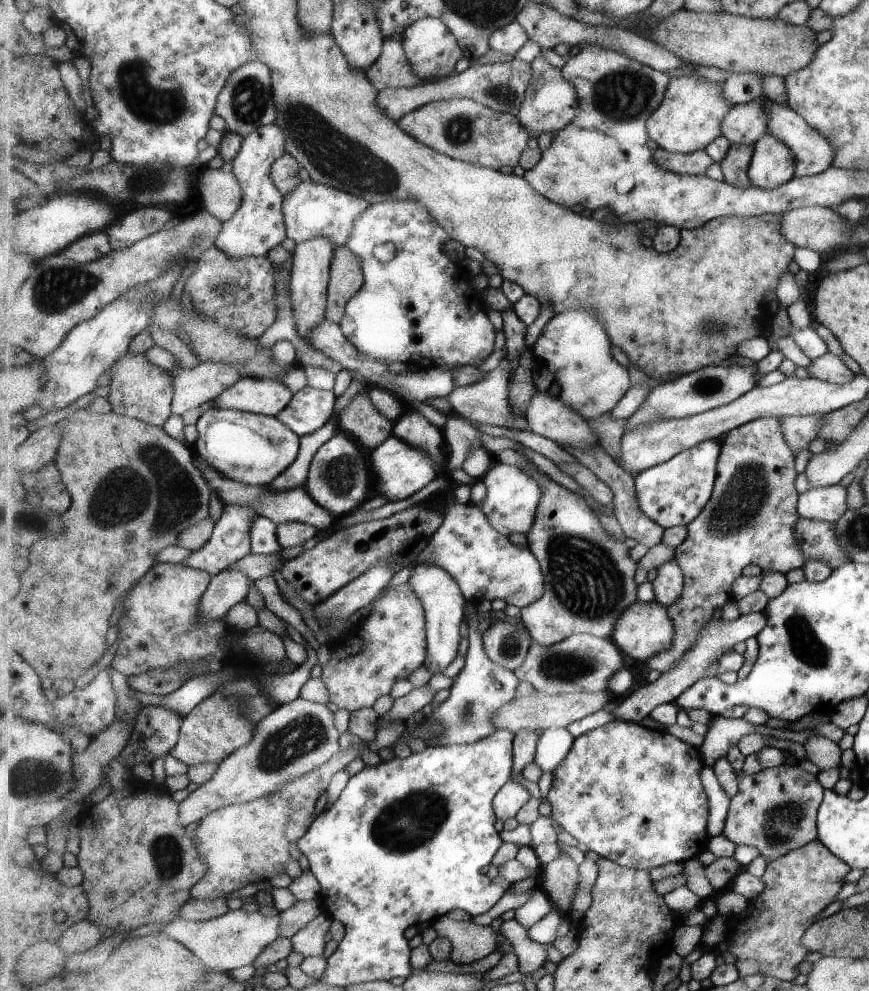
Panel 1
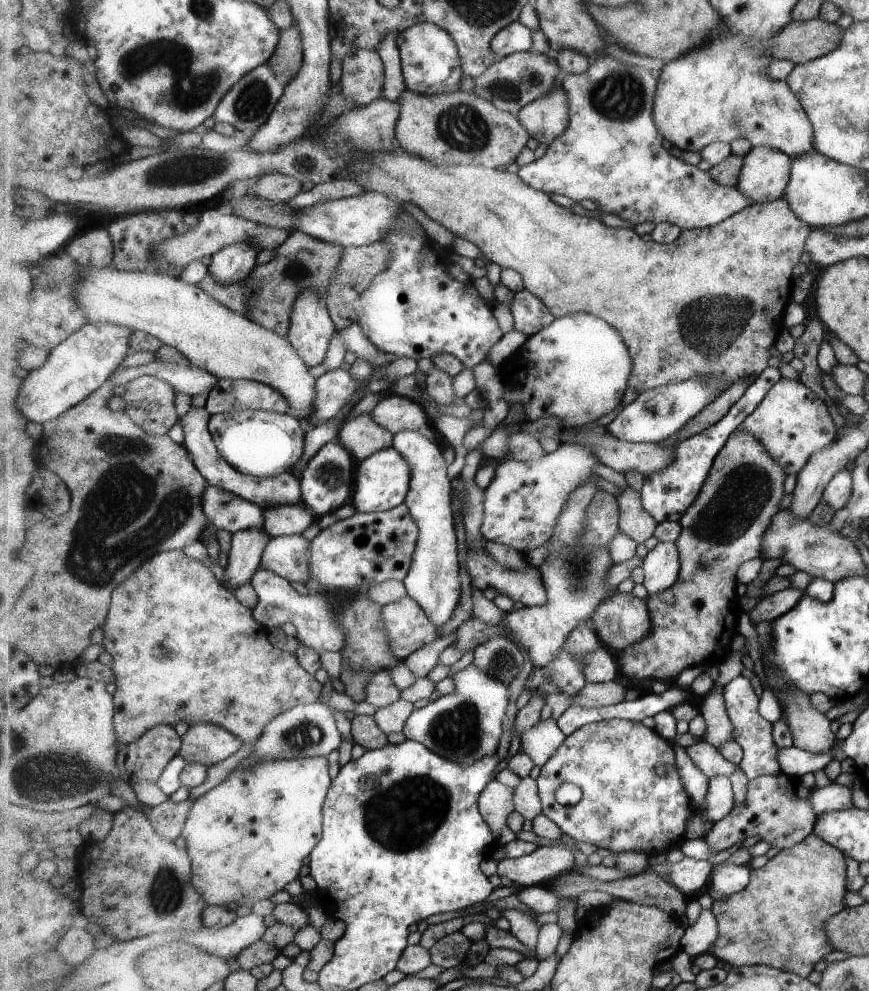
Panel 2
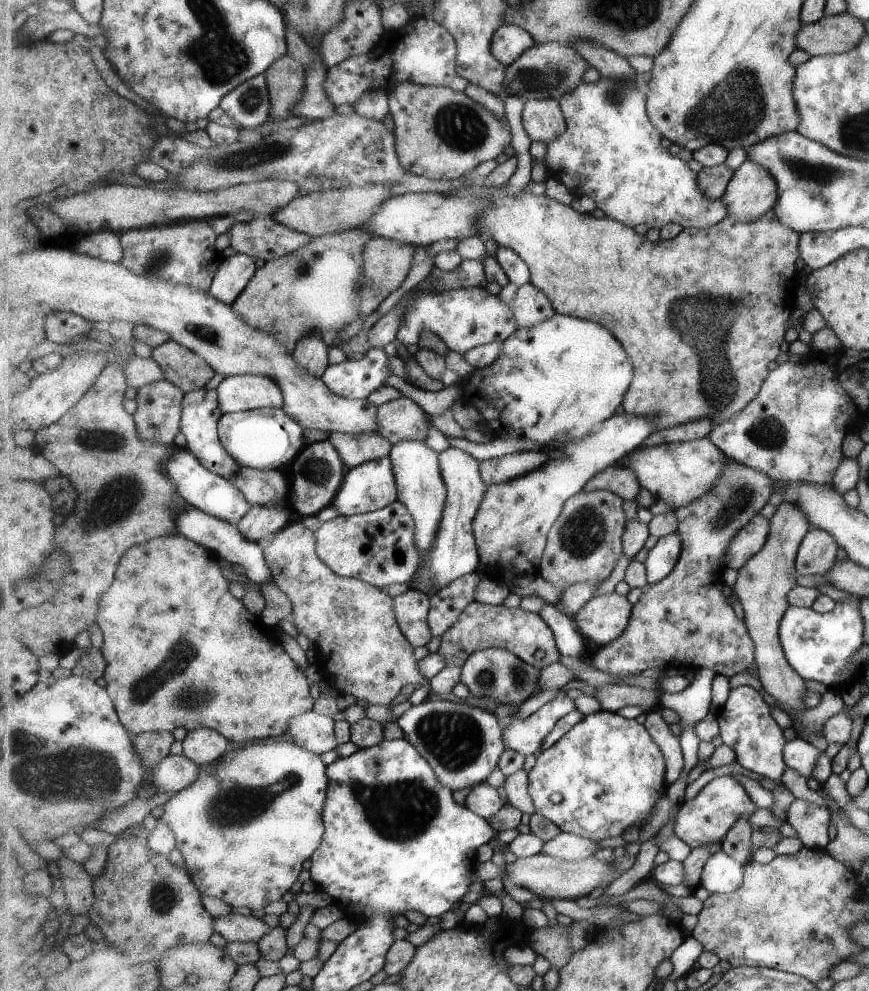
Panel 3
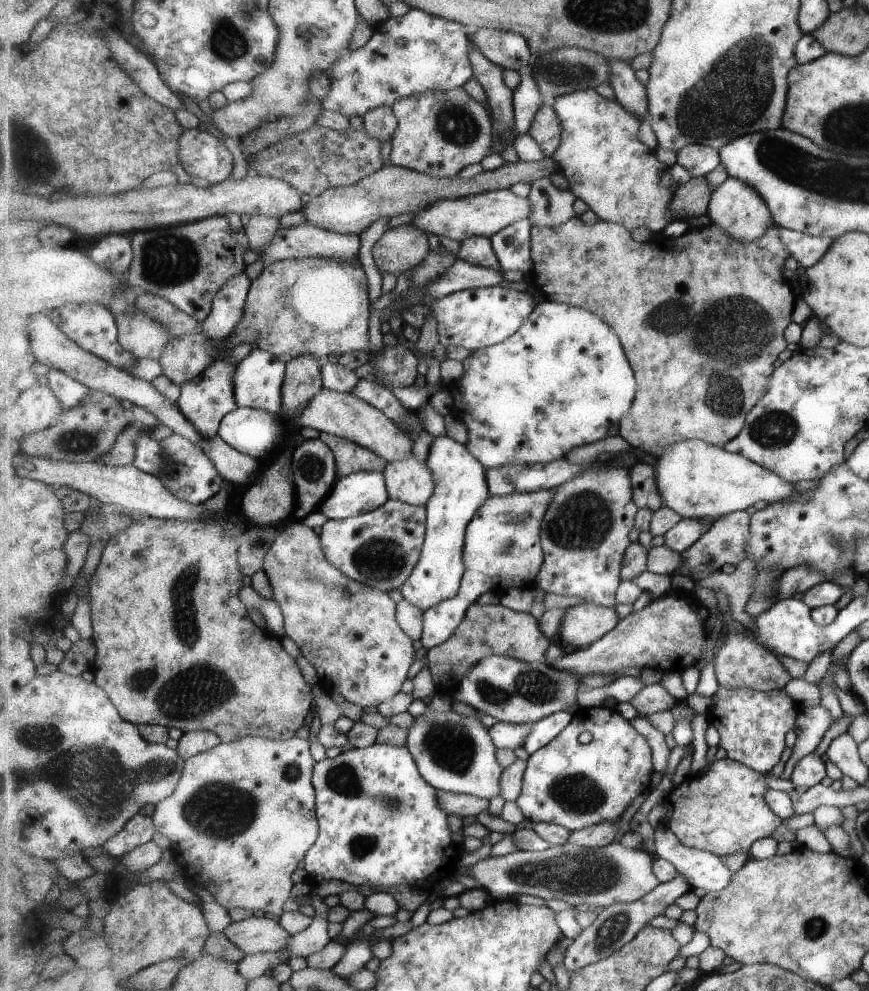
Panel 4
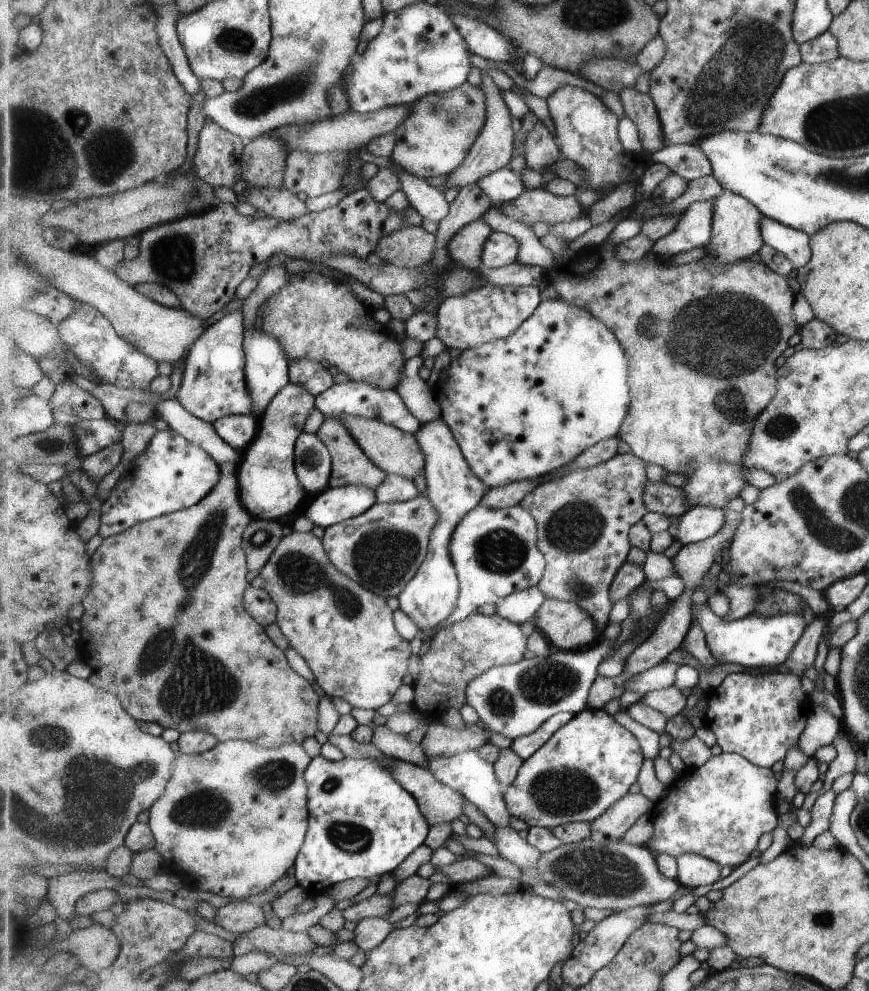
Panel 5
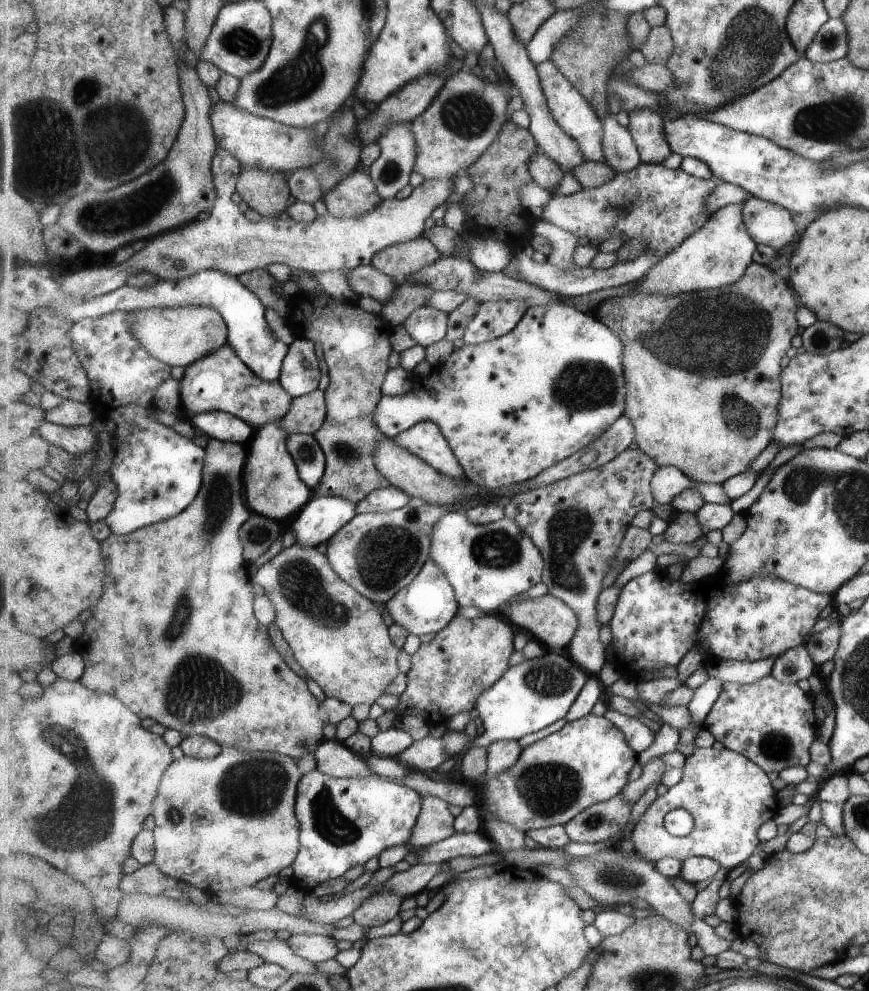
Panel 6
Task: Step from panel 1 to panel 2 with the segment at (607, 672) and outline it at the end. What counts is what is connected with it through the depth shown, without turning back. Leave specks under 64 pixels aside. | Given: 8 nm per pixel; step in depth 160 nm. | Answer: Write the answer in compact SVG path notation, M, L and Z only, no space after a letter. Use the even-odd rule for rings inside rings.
M585 623L574 628L559 654L547 666L552 670L550 682L570 697L578 695L588 683L582 660L603 646L605 644L593 624Z

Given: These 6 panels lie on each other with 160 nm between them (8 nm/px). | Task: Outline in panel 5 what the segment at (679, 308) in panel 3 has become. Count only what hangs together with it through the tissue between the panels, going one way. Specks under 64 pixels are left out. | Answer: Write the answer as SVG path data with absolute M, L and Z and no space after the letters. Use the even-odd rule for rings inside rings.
M548 232L538 241L541 245L551 250L556 257L553 266L549 268L549 285L555 288L557 296L572 305L590 310L593 316L605 322L619 336L619 340L623 340L623 348L627 348L627 358L631 360L630 384L632 402L631 410L627 414L625 422L623 422L618 437L629 445L632 453L635 456L639 456L646 463L661 466L671 473L682 473L683 476L687 472L687 464L690 464L691 460L697 458L698 455L717 456L717 458L723 458L723 460L727 460L731 464L743 465L743 456L746 456L747 450L750 448L755 420L759 419L763 410L767 408L771 400L775 399L778 392L777 358L785 352L785 348L789 348L789 338L801 330L801 326L795 321L794 315L796 294L790 291L787 277L779 275L777 272L772 272L771 268L767 268L757 258L745 259L734 265L723 263L711 265L706 260L698 260L680 266L665 266L665 262L668 259L665 261L658 259L649 263L645 262L644 258L630 263L620 261L618 257L614 256L614 252L618 251L619 245L605 247L604 242L601 246L588 246L579 249L567 257L563 254L565 244L569 242L567 239Z

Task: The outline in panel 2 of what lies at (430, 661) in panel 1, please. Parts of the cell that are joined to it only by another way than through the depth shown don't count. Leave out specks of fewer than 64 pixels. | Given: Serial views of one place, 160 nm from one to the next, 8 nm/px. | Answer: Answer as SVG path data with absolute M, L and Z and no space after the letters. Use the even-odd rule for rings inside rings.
M401 431L394 436L394 447L407 459L412 470L410 491L406 496L405 503L409 506L411 514L418 522L420 533L418 546L415 547L414 562L411 565L409 574L403 581L408 594L418 601L427 612L427 616L441 628L445 622L451 620L455 608L459 606L461 598L461 580L459 580L459 558L462 556L462 538L460 530L455 528L452 509L452 480L447 476L447 460L443 458L443 450L439 444L435 444L426 434L417 431Z

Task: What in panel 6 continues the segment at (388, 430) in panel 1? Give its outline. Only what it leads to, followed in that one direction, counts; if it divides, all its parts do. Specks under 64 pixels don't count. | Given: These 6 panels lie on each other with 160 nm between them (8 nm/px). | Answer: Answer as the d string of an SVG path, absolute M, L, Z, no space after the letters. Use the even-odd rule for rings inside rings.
M327 292L320 297L311 296L310 293L300 293L296 302L286 307L287 316L294 332L298 336L307 337L314 343L319 343L322 355L330 368L331 382L327 387L327 416L323 426L314 434L326 452L327 466L324 478L314 490L319 497L343 497L355 503L361 502L367 495L377 489L390 487L390 480L383 476L375 460L376 445L386 434L375 422L376 406L384 395L382 384L389 372L389 356L393 352L391 344L391 324L381 314L372 314L360 308L356 303L343 302L334 299Z

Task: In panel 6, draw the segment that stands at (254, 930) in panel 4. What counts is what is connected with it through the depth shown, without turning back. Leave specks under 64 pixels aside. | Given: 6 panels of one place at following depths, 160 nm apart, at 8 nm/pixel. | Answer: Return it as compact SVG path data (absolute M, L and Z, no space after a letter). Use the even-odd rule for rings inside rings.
M297 933L291 934L287 941L295 954L315 964L329 958L335 959L341 952L337 948L337 939L329 935Z

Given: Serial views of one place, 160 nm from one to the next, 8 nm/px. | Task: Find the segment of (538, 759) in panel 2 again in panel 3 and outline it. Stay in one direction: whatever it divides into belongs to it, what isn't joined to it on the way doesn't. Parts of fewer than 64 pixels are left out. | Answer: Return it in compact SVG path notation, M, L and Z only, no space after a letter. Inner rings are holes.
M564 695L545 703L532 715L524 719L509 716L503 720L503 738L507 749L513 749L525 756L541 754L544 738L554 726L571 711L577 709L575 699Z

